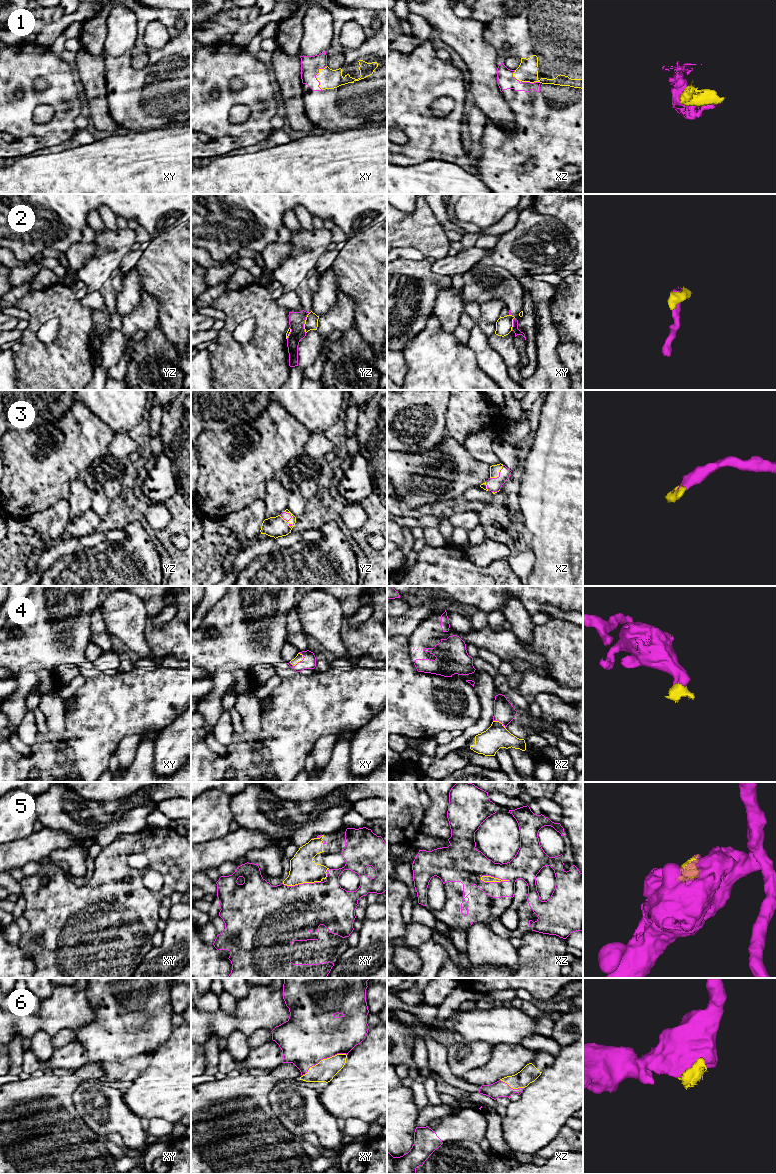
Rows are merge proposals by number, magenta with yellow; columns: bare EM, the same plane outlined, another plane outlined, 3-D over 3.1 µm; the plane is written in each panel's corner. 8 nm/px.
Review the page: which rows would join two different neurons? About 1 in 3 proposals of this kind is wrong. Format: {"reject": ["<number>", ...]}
{"reject": ["2"]}

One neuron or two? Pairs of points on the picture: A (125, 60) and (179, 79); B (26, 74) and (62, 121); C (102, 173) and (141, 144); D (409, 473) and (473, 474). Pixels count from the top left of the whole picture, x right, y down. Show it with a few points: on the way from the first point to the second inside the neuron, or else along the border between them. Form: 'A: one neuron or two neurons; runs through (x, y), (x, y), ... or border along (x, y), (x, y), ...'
A: one neuron; runs through (134, 75), (139, 80), (164, 83)
B: one neuron; runs through (27, 94), (27, 121), (35, 129), (42, 129)
C: one neuron; runs through (112, 173), (131, 154)
D: one neuron; runs through (425, 470), (448, 470), (451, 473), (457, 473)

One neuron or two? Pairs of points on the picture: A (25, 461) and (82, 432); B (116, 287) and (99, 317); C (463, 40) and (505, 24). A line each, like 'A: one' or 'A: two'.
A: one
B: one
C: two

